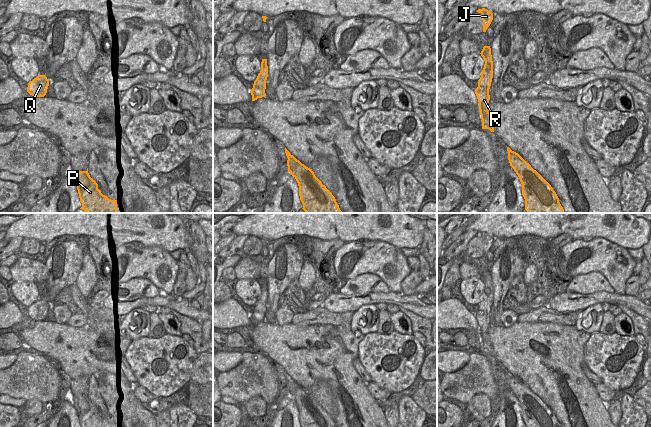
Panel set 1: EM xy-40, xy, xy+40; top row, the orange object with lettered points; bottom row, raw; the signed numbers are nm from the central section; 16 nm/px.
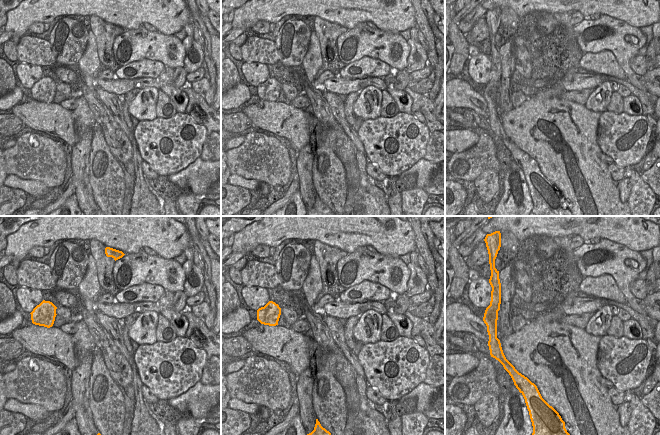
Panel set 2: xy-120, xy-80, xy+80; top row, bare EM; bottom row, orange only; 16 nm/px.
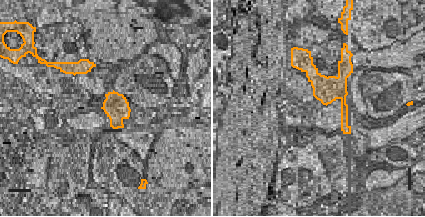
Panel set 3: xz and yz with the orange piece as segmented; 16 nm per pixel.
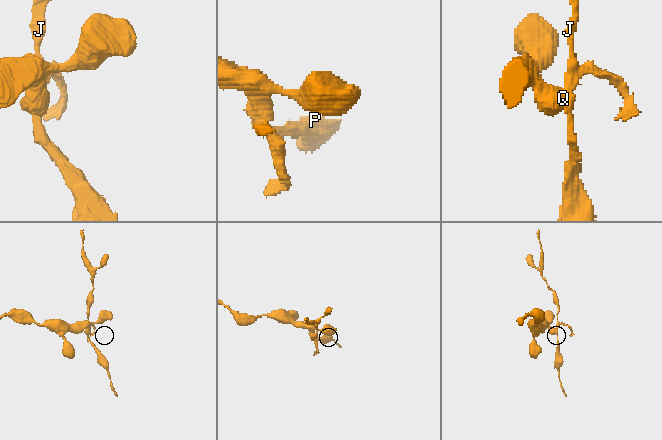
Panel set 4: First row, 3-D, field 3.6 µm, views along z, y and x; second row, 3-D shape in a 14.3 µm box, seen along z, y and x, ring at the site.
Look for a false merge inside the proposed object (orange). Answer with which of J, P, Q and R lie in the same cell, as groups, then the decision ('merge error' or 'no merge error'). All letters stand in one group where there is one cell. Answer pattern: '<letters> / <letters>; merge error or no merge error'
J P R / Q; merge error

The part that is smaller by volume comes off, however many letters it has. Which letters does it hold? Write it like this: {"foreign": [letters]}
{"foreign": ["J", "P", "R"]}

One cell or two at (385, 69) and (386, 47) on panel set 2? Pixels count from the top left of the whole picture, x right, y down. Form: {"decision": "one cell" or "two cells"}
{"decision": "two cells"}

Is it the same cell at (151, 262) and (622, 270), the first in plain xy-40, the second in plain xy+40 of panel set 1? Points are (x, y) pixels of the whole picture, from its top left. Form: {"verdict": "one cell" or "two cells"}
{"verdict": "one cell"}

